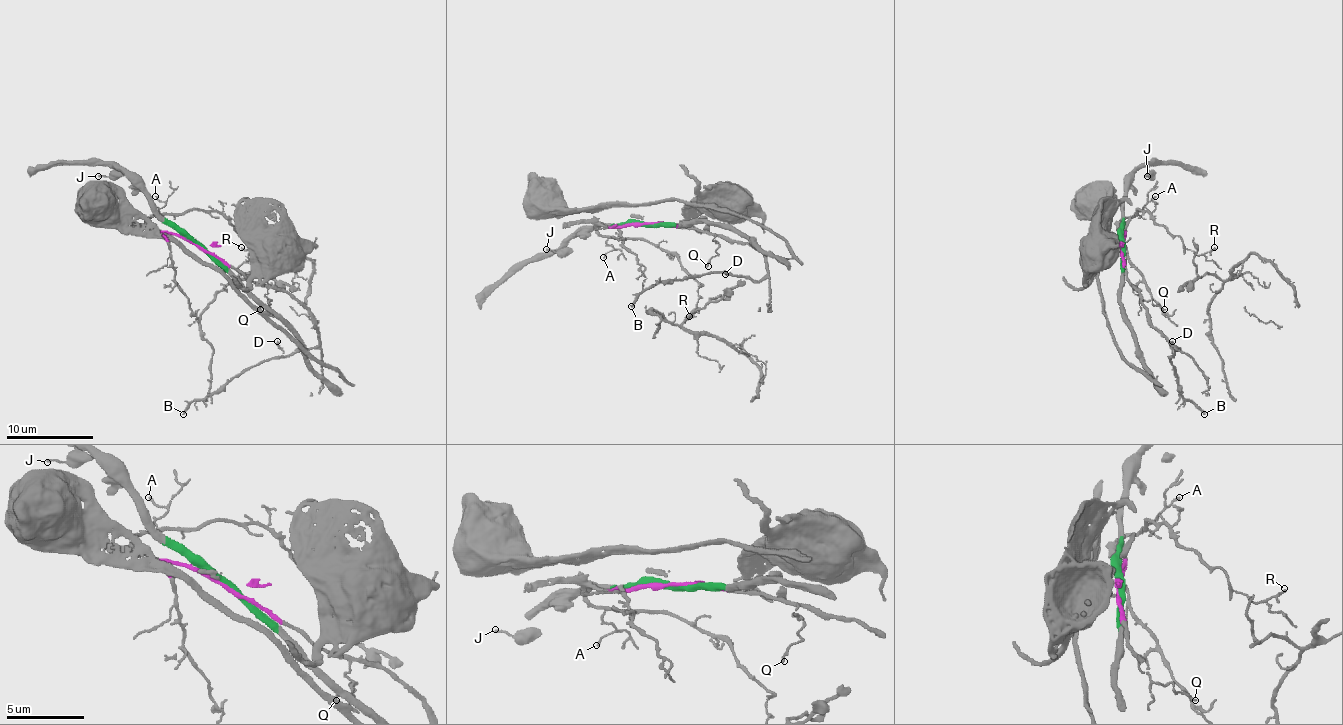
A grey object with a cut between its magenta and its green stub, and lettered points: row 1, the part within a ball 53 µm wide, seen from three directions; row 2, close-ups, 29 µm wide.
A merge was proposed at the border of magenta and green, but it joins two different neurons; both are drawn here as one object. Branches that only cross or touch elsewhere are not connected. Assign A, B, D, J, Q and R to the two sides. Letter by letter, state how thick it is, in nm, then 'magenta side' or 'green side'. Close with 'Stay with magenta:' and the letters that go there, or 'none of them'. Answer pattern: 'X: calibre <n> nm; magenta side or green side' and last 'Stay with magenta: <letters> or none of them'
A: calibre 110 nm; magenta side
B: calibre 190 nm; magenta side
D: calibre 150 nm; magenta side
J: calibre 120 nm; green side
Q: calibre 140 nm; magenta side
R: calibre 120 nm; magenta side
Stay with magenta: A, B, D, Q, R

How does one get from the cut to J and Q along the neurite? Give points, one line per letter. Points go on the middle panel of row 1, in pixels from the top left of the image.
J: (644, 223), (581, 227), (563, 247), (555, 251), (546, 249)
Q: (644, 223), (666, 223), (711, 232), (718, 243), (718, 253), (707, 267)

